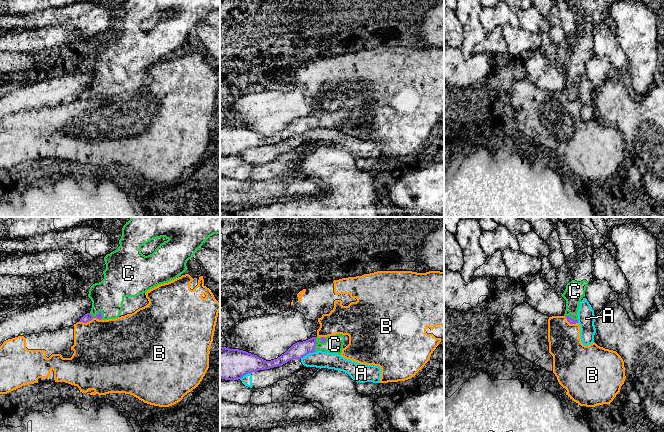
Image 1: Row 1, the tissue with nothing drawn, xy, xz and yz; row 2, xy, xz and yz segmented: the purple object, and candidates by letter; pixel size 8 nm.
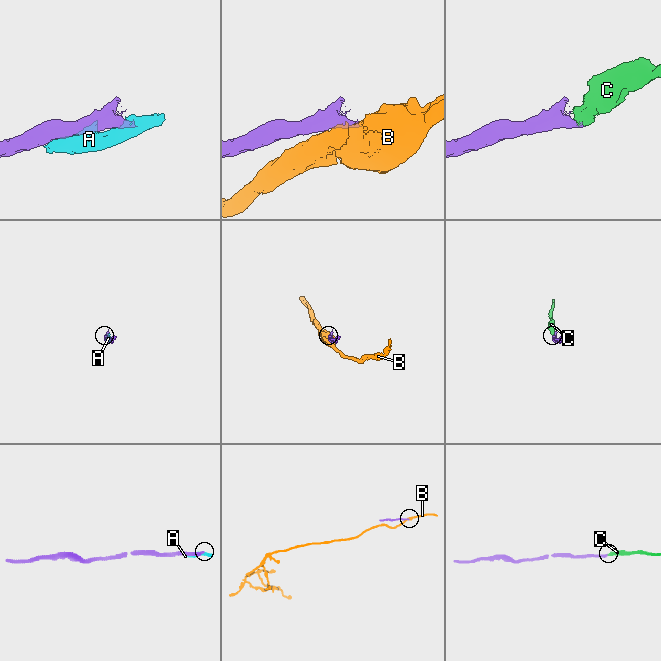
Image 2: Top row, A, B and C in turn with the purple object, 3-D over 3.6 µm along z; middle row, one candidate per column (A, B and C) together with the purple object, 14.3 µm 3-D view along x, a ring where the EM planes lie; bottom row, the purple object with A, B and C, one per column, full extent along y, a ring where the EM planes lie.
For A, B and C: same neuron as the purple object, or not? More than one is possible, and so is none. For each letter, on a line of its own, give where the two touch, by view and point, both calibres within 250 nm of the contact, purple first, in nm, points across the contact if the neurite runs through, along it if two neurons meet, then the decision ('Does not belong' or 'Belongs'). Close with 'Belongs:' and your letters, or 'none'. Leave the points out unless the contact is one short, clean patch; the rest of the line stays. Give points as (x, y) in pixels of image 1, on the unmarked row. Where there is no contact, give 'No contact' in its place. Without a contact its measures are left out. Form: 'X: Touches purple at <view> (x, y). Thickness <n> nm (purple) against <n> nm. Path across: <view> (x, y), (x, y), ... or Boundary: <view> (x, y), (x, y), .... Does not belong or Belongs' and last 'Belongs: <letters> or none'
A: Touches purple at xz (308, 129). Thickness 130 nm (purple) against 140 nm. Does not belong
B: Touches purple at xy (90, 96). Thickness 70 nm (purple) against 460 nm. Boundary: xy (102, 95), (92, 94), (86, 98), (79, 98). Does not belong
C: Touches purple at xy (98, 88). Thickness 70 nm (purple) against 260 nm. Path across: xy (87, 93), (94, 92), (98, 88), (107, 79), (107, 72). Belongs
Belongs: C

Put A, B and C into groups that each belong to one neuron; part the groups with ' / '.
A / B / C

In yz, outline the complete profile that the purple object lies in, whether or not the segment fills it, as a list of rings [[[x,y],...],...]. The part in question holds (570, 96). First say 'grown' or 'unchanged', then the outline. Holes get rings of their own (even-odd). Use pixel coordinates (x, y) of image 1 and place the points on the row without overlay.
grown | [[[572,56],[566,61],[564,69],[561,71],[566,76],[566,86],[564,92],[570,100],[578,99],[578,86],[583,72],[585,72],[588,58],[583,56],[577,58]]]

